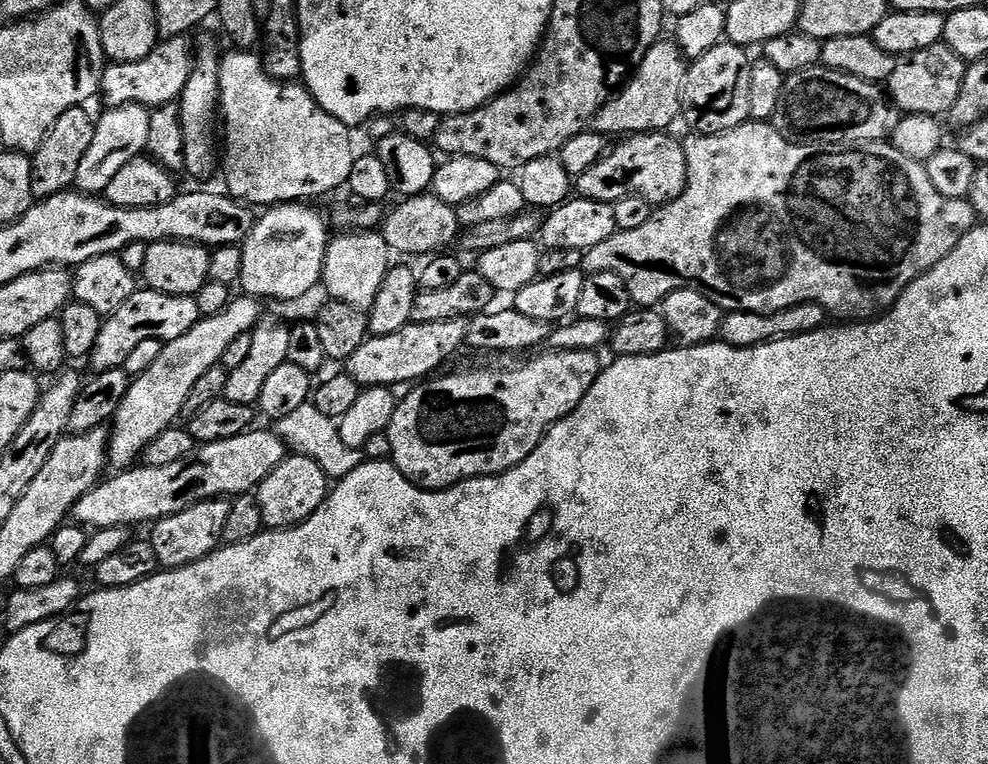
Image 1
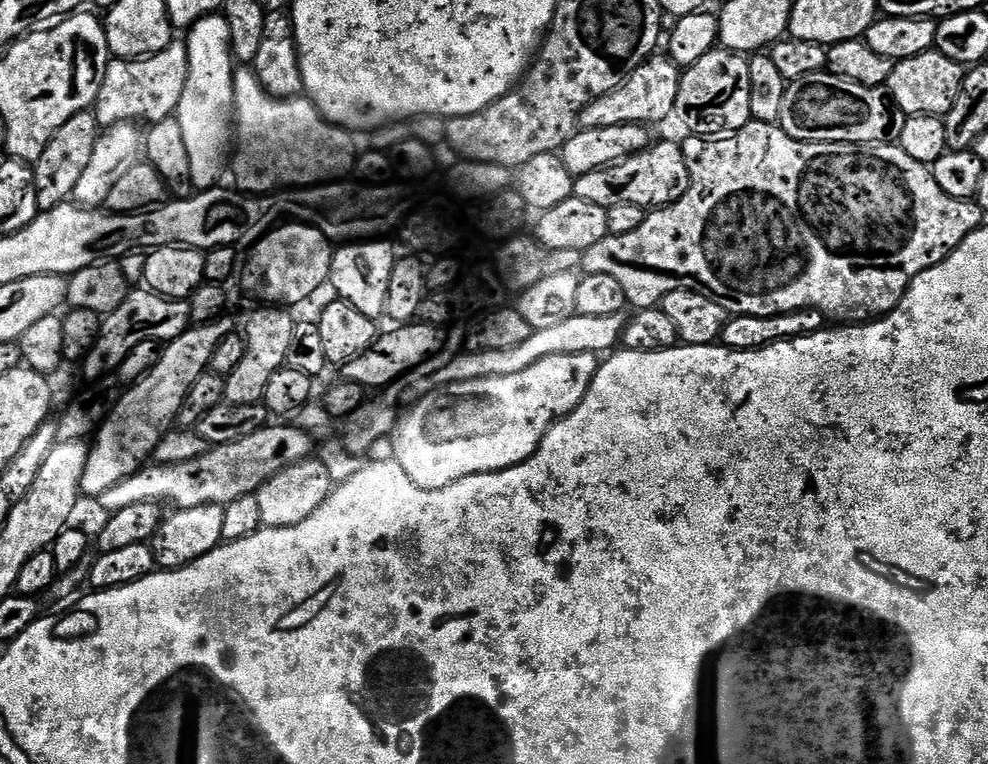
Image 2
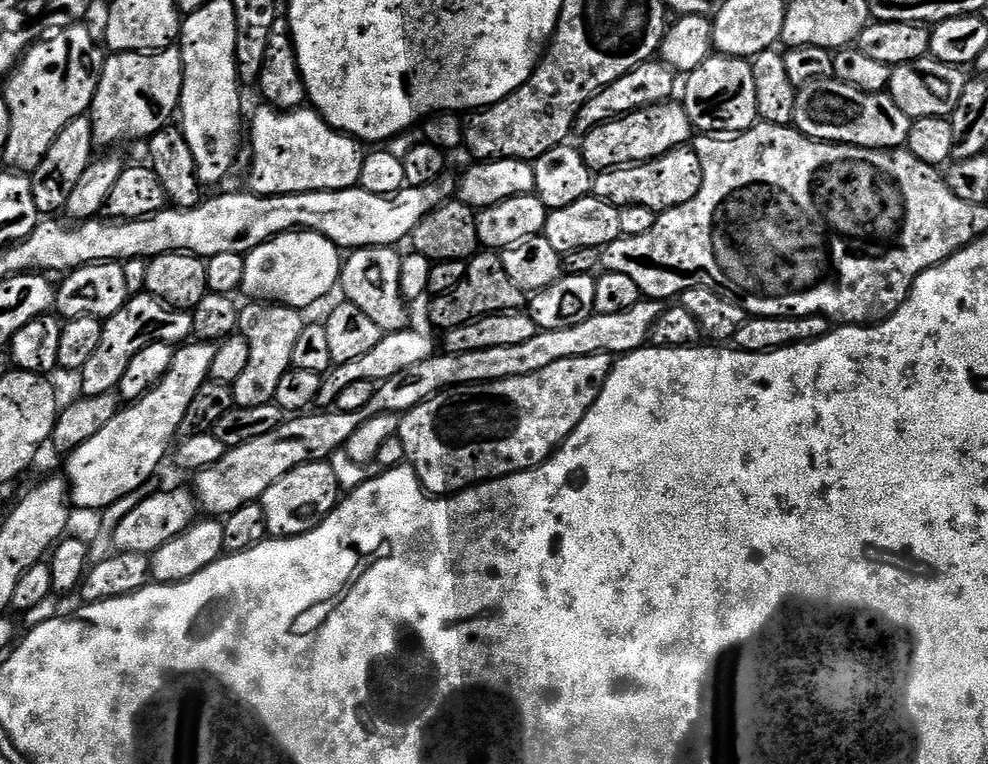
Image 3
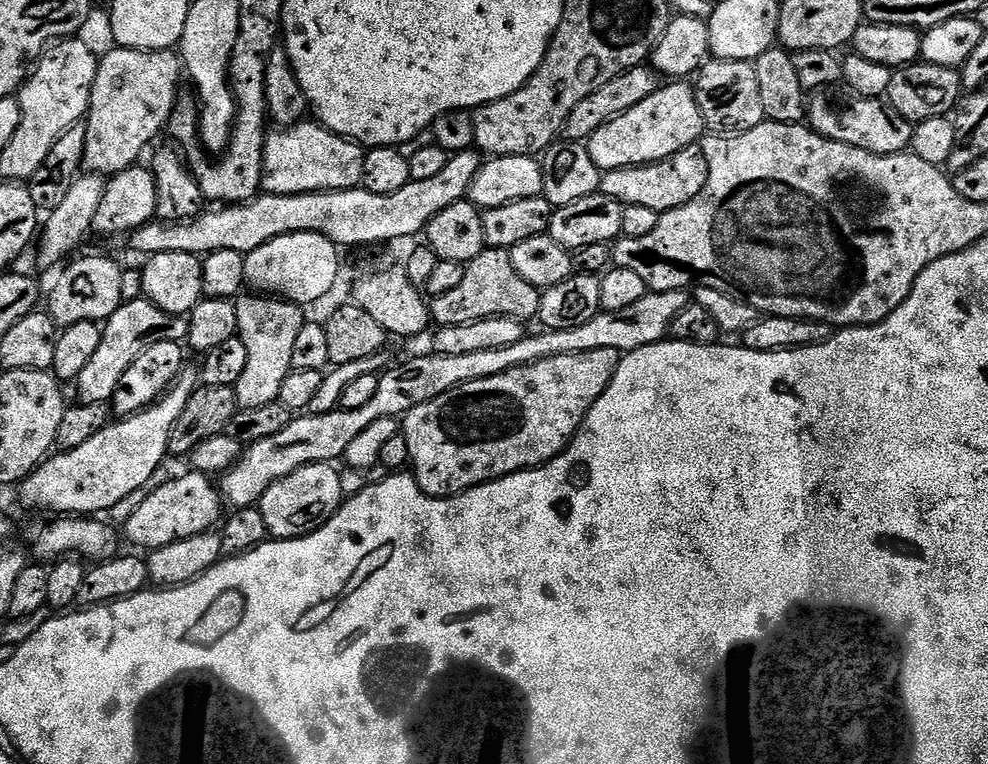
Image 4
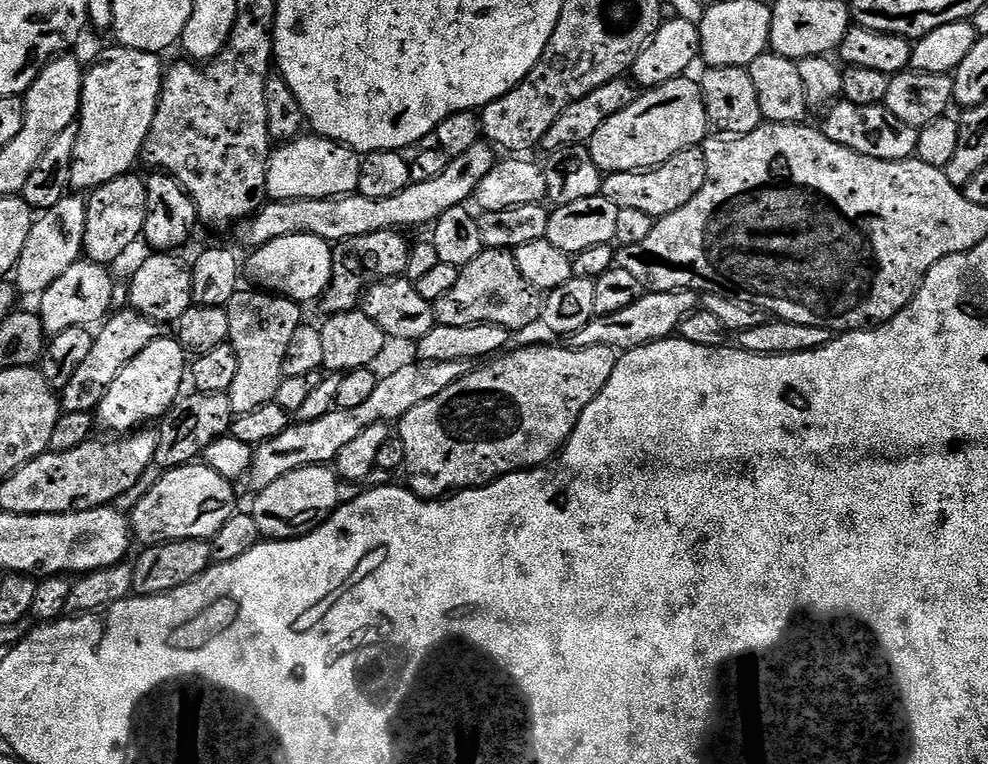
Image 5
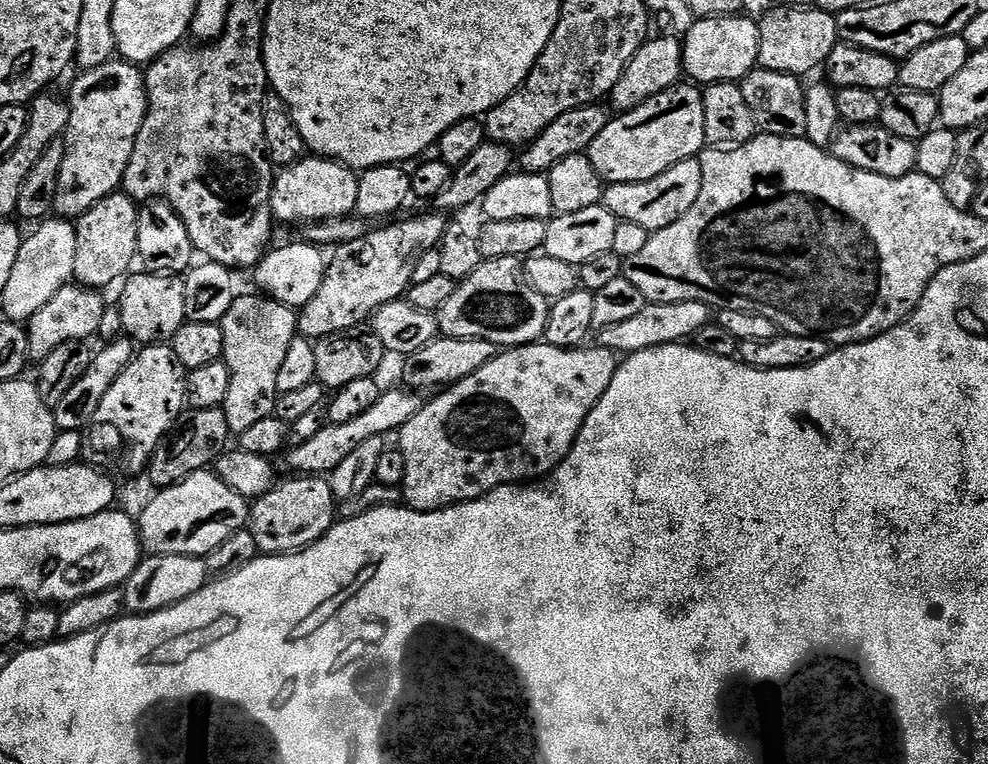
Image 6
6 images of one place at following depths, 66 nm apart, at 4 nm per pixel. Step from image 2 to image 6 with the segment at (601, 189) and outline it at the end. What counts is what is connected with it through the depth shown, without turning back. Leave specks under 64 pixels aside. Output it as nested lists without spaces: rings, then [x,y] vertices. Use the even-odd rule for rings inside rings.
[[[699,159],[683,160],[658,174],[645,180],[622,180],[612,182],[605,187],[603,203],[607,204],[617,217],[633,220],[655,230],[665,228],[674,223],[694,202],[698,202],[698,194],[702,194],[704,181],[704,165]]]

